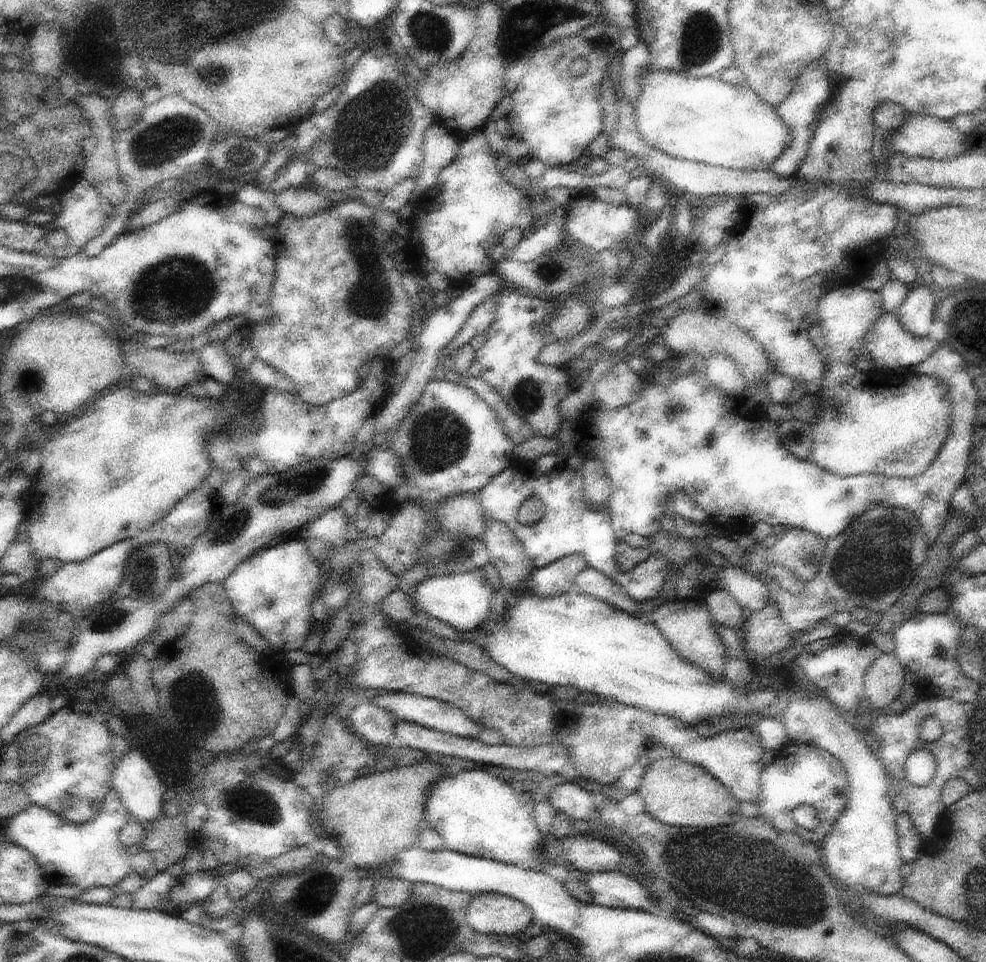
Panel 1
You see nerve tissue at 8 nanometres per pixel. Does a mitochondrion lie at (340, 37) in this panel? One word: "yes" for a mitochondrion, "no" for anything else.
no

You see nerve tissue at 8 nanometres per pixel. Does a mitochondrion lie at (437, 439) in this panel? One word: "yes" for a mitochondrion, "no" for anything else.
yes

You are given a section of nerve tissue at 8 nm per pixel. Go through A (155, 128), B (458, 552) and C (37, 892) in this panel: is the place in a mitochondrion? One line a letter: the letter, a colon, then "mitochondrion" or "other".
A: mitochondrion
B: mitochondrion
C: other

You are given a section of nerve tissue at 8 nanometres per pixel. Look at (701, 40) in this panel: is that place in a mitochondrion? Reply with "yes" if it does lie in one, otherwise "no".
yes

